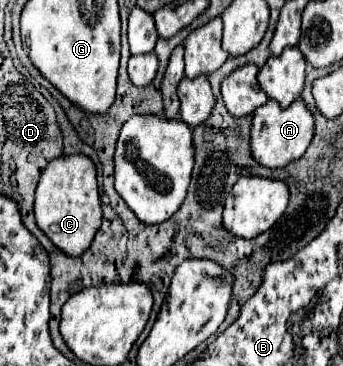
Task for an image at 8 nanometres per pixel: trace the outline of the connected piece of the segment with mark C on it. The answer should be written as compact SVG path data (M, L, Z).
M62 155L50 161L50 165L42 171L42 177L36 189L34 215L36 215L36 225L66 255L80 257L90 247L102 221L96 167L90 161L90 157Z

